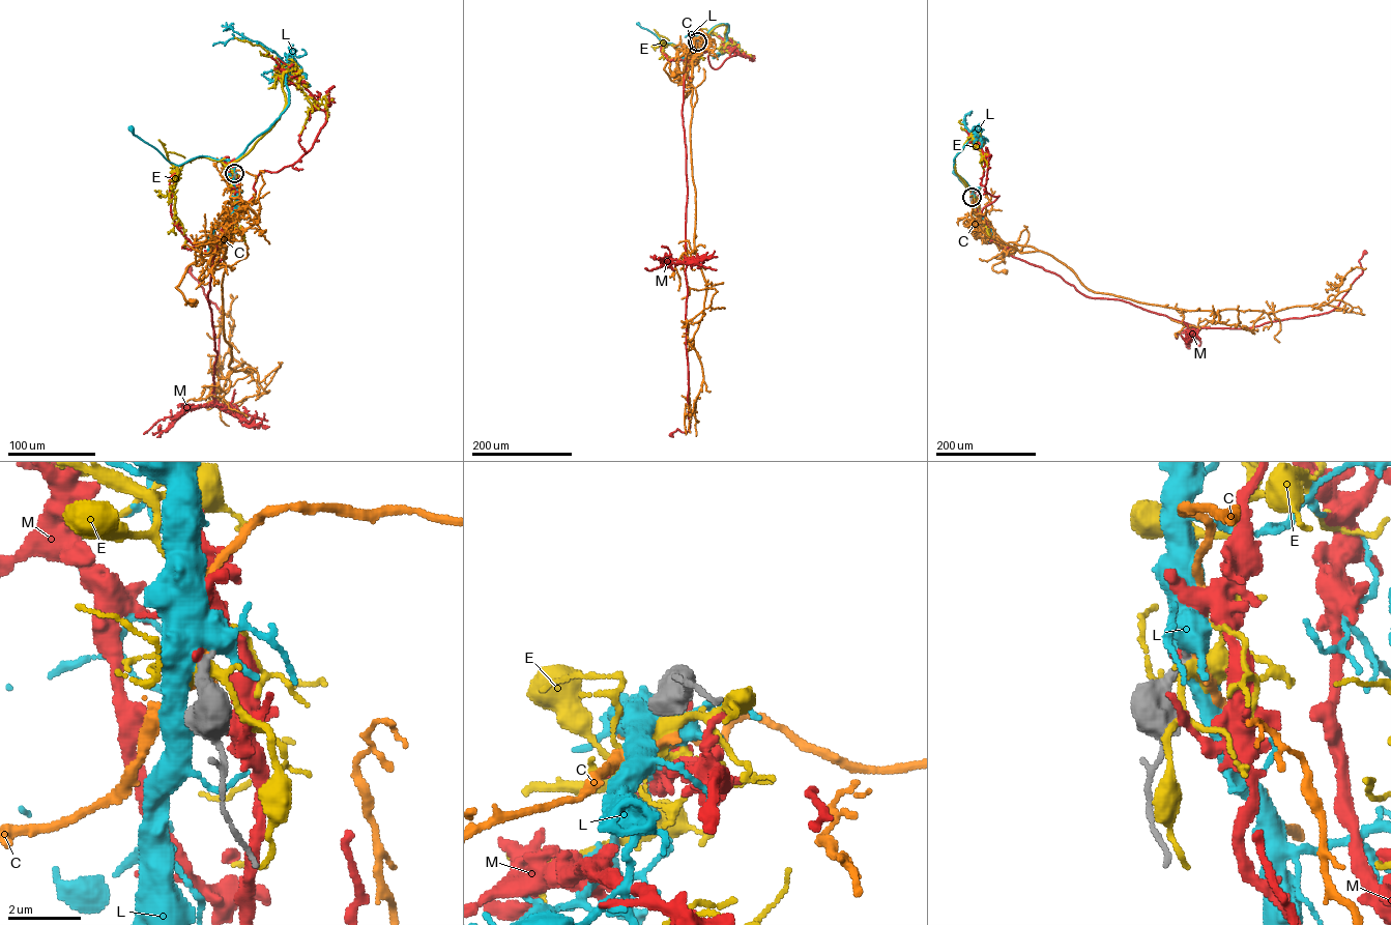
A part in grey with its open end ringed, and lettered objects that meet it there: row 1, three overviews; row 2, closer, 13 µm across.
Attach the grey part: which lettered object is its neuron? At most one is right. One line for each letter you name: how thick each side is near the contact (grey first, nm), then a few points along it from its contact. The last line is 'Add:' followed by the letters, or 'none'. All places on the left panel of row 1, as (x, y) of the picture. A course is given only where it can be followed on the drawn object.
Add: none

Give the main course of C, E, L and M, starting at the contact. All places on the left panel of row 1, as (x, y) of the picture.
C: (234, 173), (228, 179), (232, 207), (224, 227), (225, 252), (191, 264), (176, 287), (185, 304), (193, 302)
E: (234, 173), (228, 166), (250, 150), (273, 124), (285, 107), (282, 69), (295, 75), (313, 108), (299, 135)
L: (234, 173), (234, 161), (206, 156), (174, 165), (135, 135), (131, 127)
M: (234, 173), (239, 204), (212, 258), (207, 294), (216, 351), (214, 402), (222, 315), (189, 268)

